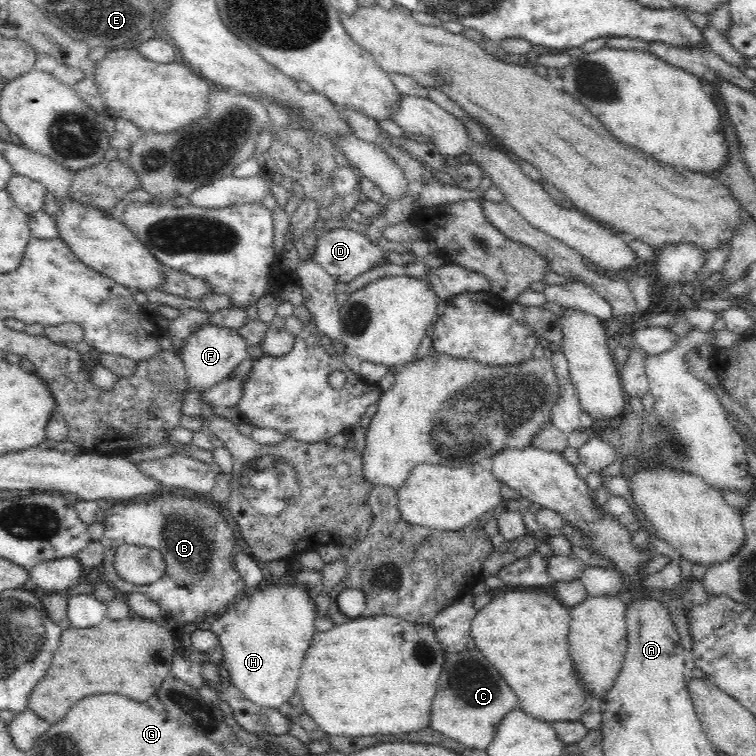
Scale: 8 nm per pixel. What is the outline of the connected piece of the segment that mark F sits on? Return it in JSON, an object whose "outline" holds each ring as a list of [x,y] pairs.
{"outline":[[[210,323],[187,336],[184,344],[178,348],[176,355],[182,359],[184,371],[188,375],[189,388],[203,391],[229,378],[232,370],[247,357],[246,347],[246,341],[237,329],[229,329]]]}

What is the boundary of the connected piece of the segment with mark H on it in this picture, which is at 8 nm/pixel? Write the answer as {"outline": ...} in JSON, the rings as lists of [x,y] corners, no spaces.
{"outline":[[[301,581],[286,585],[264,584],[255,590],[249,590],[236,600],[235,605],[203,624],[218,636],[223,650],[222,660],[232,684],[256,706],[278,709],[286,704],[297,690],[302,660],[313,636],[318,632],[313,626],[315,611],[308,598],[308,587]]]}

